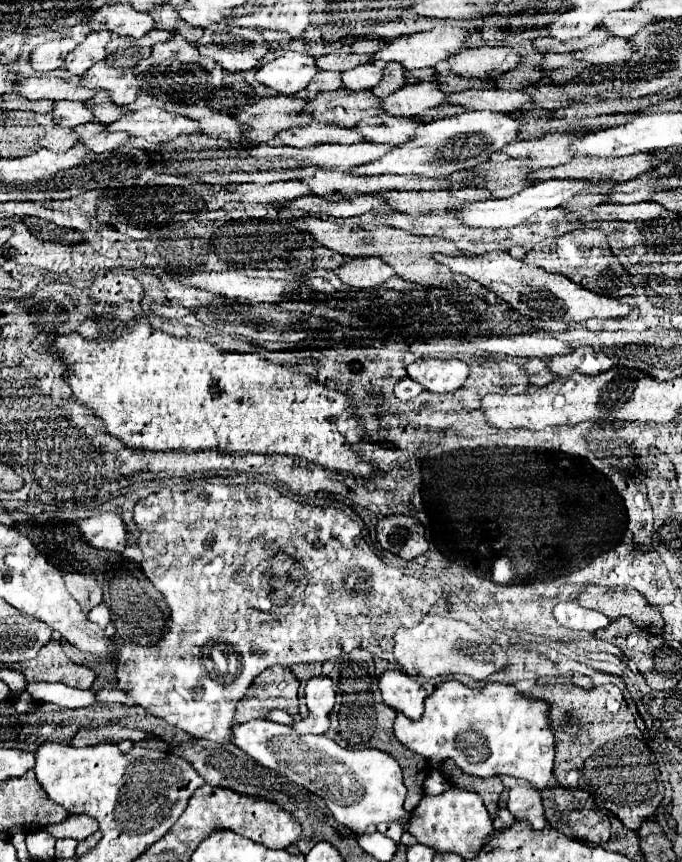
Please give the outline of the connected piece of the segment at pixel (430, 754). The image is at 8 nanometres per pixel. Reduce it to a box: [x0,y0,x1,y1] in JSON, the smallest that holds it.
[395,680,555,790]

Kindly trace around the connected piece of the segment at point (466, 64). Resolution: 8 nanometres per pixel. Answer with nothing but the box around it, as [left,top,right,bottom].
[449,46,521,78]

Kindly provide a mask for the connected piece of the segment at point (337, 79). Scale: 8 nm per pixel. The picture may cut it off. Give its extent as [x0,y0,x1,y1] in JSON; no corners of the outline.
[305,71,341,99]

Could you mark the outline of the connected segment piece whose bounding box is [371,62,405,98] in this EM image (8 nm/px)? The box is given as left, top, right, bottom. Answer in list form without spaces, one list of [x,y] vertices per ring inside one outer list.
[[[387,64],[387,68],[383,70],[383,80],[371,90],[375,96],[383,98],[383,96],[389,96],[389,92],[395,92],[397,88],[401,88],[405,84],[405,68],[401,64]]]

